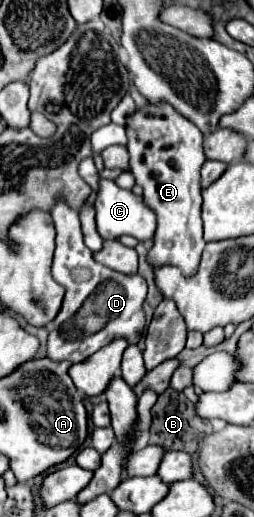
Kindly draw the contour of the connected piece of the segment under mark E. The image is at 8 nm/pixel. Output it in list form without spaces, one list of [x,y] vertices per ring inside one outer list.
[[[148,104],[136,110],[128,118],[126,130],[130,172],[134,174],[136,184],[144,188],[146,204],[158,216],[154,246],[148,252],[148,264],[152,268],[176,266],[184,276],[194,276],[206,246],[200,220],[200,166],[206,160],[202,148],[202,132],[198,126],[182,118],[170,104]]]

